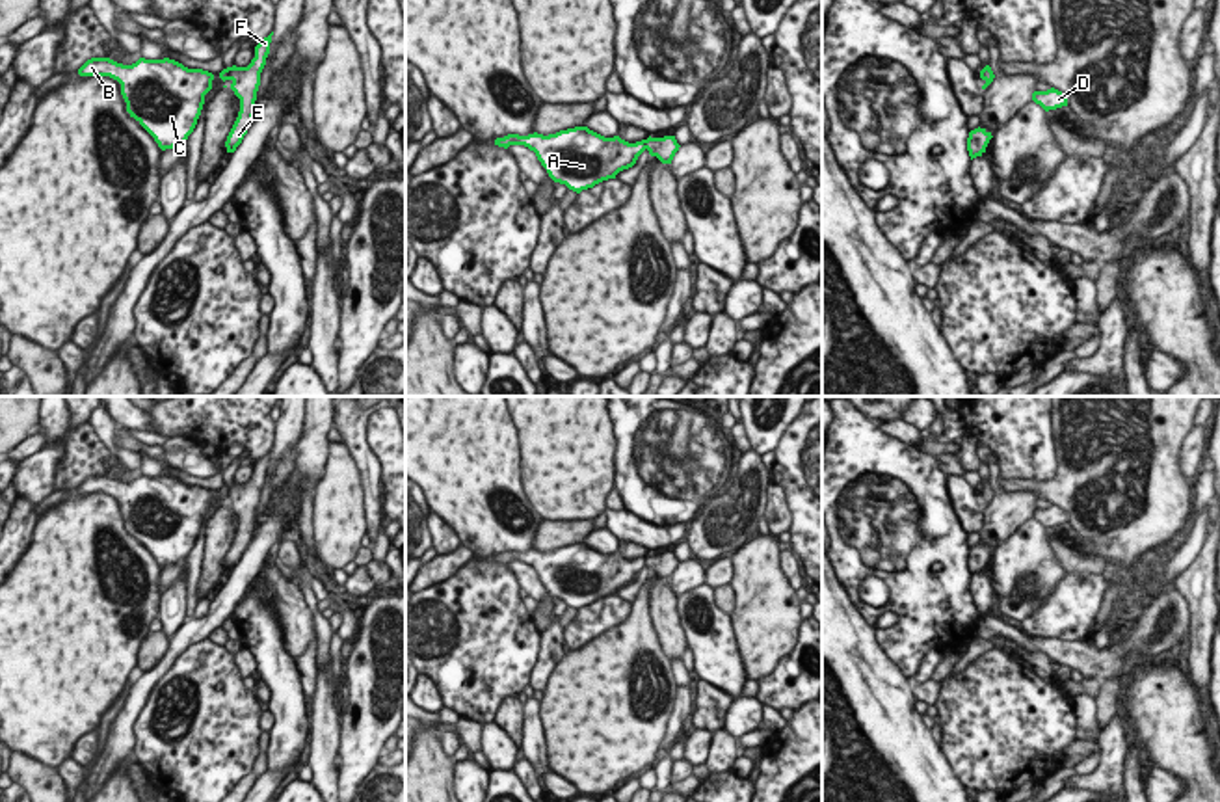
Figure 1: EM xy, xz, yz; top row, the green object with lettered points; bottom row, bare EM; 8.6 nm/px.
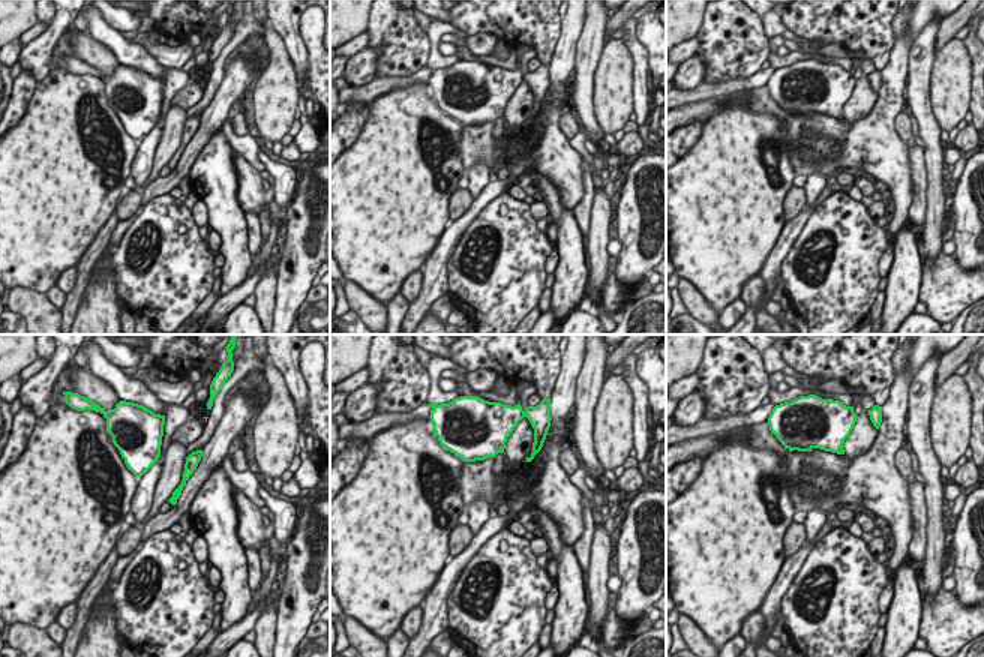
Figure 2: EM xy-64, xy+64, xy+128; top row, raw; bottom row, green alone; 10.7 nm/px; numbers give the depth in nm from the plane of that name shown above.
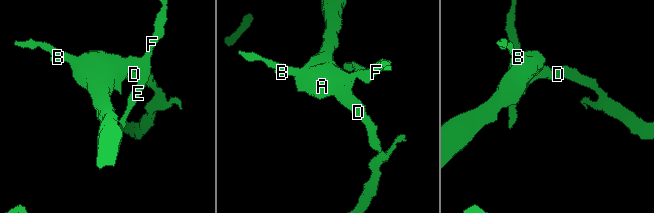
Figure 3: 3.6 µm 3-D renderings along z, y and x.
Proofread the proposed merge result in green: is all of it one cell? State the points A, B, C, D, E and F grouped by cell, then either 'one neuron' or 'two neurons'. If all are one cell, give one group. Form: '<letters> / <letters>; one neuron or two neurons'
A B C D / E F; two neurons

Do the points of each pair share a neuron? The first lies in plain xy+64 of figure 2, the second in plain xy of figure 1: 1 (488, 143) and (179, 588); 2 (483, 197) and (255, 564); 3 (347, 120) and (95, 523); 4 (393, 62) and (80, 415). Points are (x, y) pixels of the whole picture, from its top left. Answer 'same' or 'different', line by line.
1: different
2: same
3: different
4: different

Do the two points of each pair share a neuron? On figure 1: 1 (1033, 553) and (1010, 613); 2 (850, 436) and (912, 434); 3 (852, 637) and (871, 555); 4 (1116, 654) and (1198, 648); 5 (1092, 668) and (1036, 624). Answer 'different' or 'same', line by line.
1: same
2: different
3: different
4: different
5: different

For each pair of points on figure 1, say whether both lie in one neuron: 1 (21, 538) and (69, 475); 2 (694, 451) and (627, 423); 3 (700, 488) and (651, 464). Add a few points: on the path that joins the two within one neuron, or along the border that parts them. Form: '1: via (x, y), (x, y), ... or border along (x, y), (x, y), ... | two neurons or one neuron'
1: border along (66, 445), (66, 454), (58, 464), (56, 490) | two neurons
2: via (677, 451), (670, 451), (644, 425) | one neuron
3: via (689, 477), (676, 464), (663, 464) | one neuron

